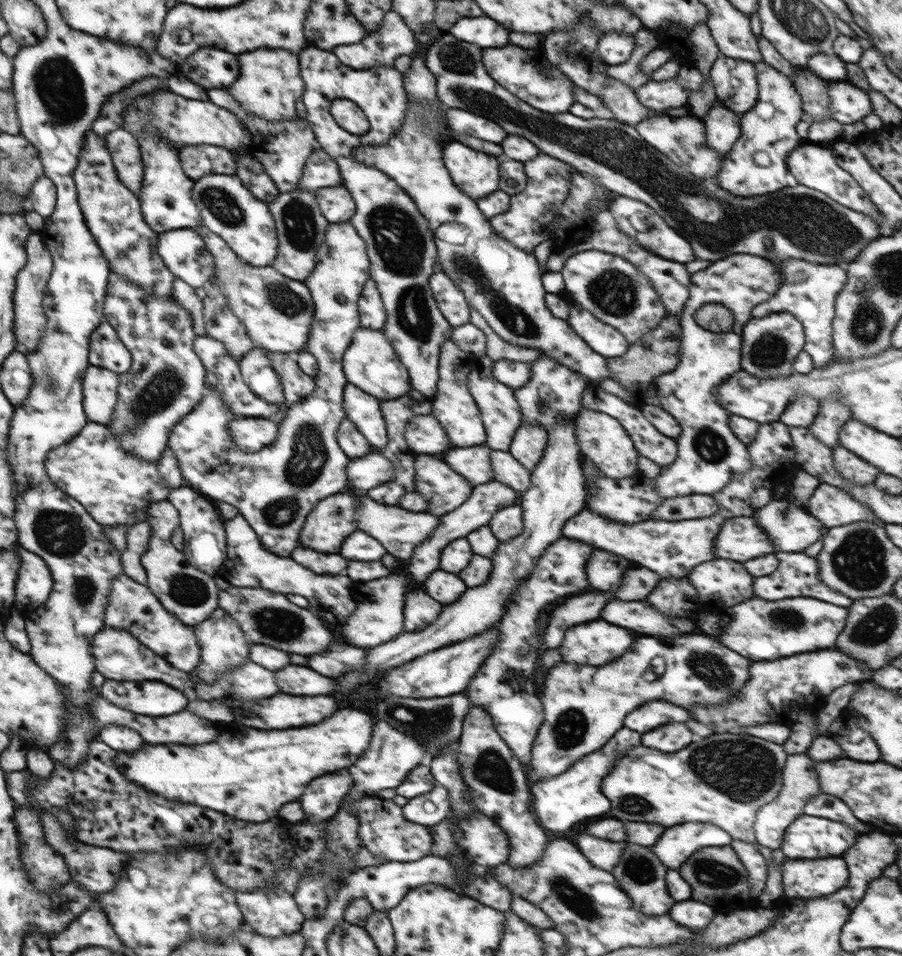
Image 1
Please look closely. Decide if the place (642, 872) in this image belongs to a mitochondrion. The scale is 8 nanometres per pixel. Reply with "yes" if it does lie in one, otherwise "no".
yes

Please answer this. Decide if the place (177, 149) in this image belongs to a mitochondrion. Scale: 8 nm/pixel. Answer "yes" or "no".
no

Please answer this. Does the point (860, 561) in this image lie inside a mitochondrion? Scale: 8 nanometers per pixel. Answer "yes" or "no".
yes

